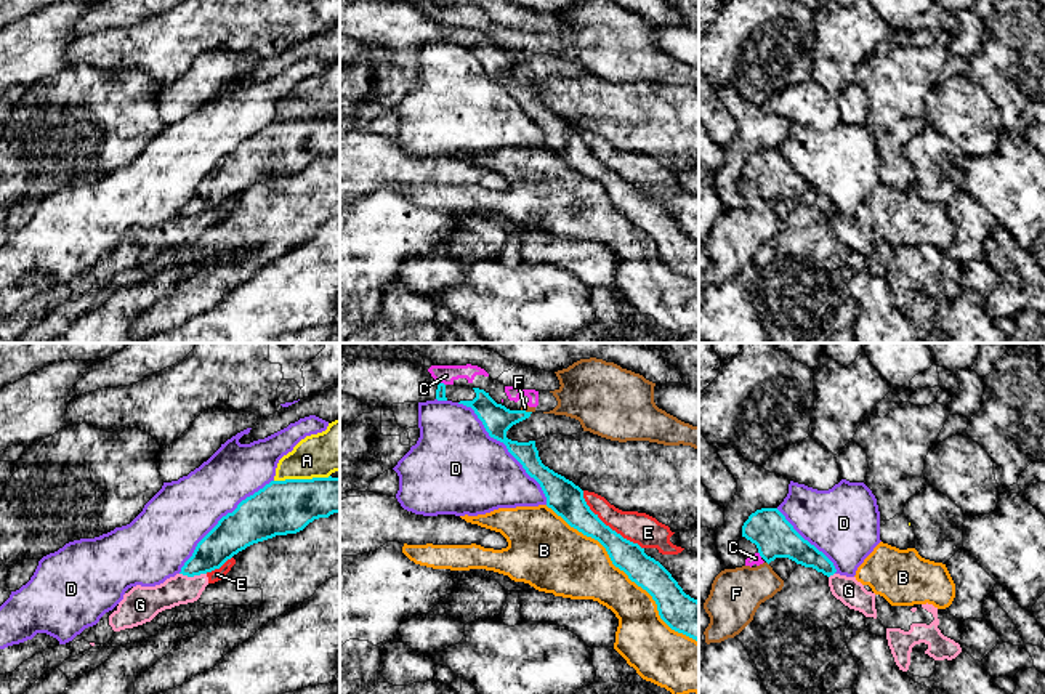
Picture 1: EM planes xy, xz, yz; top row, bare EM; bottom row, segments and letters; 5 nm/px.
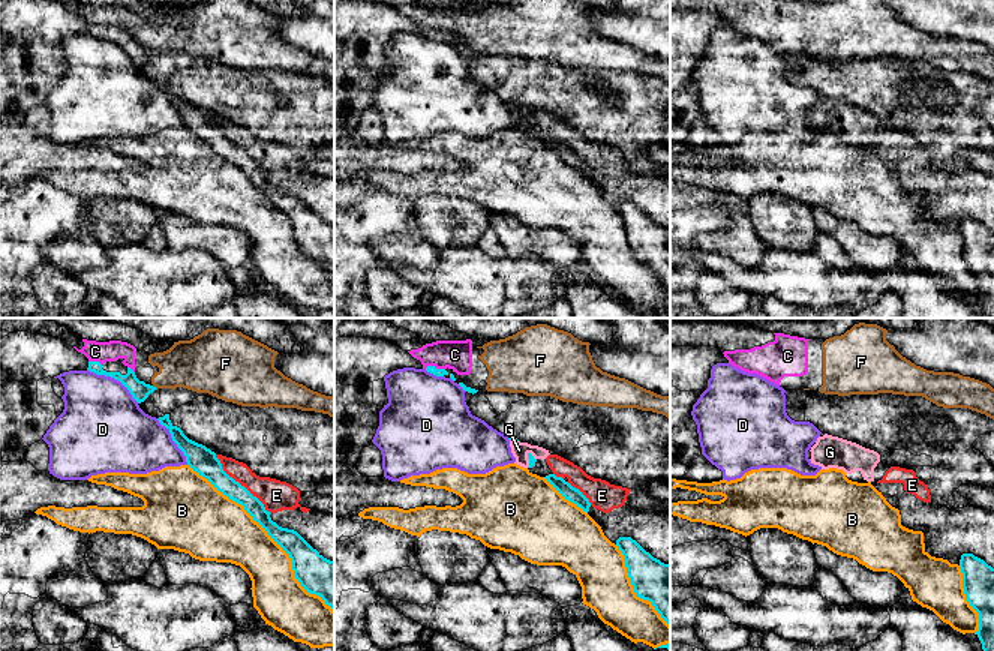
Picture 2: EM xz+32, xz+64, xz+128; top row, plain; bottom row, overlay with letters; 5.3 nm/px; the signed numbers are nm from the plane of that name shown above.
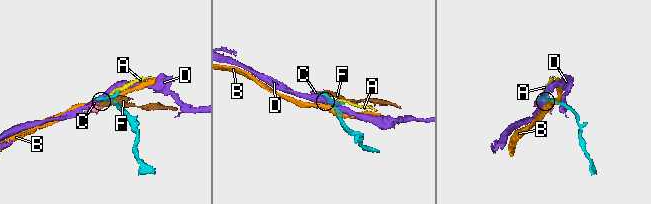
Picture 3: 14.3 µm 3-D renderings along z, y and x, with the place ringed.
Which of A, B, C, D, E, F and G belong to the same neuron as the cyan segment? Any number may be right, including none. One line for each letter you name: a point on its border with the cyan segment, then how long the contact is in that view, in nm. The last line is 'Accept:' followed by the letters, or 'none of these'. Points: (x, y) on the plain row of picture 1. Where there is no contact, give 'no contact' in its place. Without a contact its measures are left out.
Accept: none of these

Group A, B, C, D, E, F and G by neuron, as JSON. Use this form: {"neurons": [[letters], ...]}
{"neurons": [["A"], ["B"], ["C", "F"], ["D"], ["E", "G"]]}

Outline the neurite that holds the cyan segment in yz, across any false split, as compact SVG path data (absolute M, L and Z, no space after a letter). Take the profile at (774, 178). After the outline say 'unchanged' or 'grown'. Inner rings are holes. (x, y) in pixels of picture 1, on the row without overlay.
M761 149L752 154L742 167L742 178L757 186L768 205L776 199L789 199L827 218L837 213L833 204L805 181L777 149Z; unchanged

